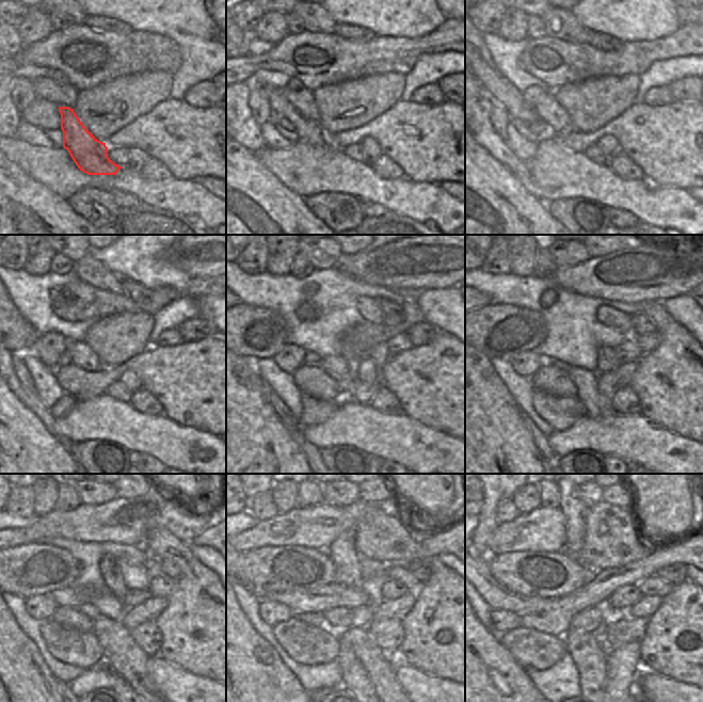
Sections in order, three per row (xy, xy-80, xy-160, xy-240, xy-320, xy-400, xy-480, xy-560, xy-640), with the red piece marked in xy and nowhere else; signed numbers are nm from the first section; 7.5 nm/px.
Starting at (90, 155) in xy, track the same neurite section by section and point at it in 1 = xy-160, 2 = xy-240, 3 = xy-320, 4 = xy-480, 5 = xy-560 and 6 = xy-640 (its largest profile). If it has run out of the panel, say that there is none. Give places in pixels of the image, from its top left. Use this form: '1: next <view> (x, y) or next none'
1: next xy-160 (496, 85)
2: next xy-240 (9, 306)
3: next none
4: next none
5: next none
6: next none

